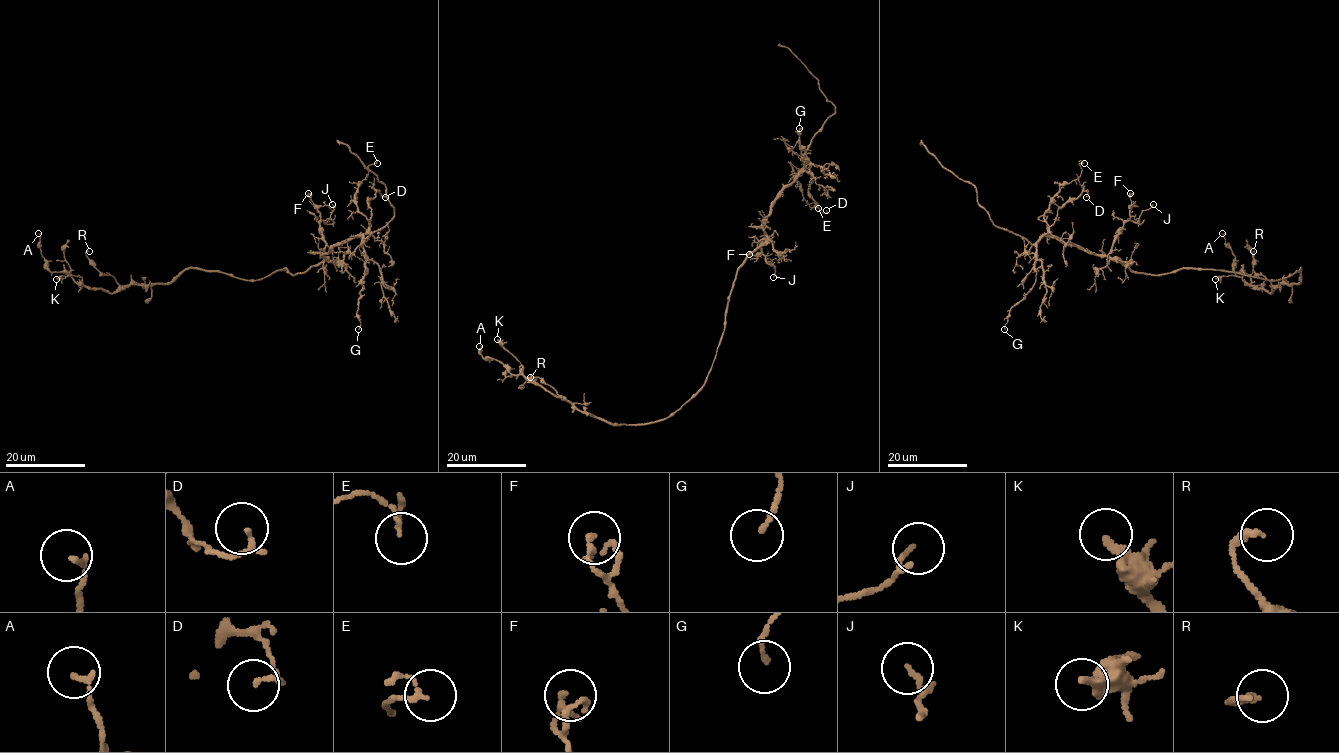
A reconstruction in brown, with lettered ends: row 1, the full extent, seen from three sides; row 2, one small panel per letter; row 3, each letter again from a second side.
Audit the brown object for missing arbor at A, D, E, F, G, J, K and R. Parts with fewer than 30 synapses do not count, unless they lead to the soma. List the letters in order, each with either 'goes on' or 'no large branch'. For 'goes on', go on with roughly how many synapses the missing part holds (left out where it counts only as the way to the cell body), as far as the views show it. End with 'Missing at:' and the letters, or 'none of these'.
A: no large branch
D: no large branch
E: no large branch
F: no large branch
G: no large branch
J: no large branch
K: no large branch
R: no large branch
Missing at: none of these

